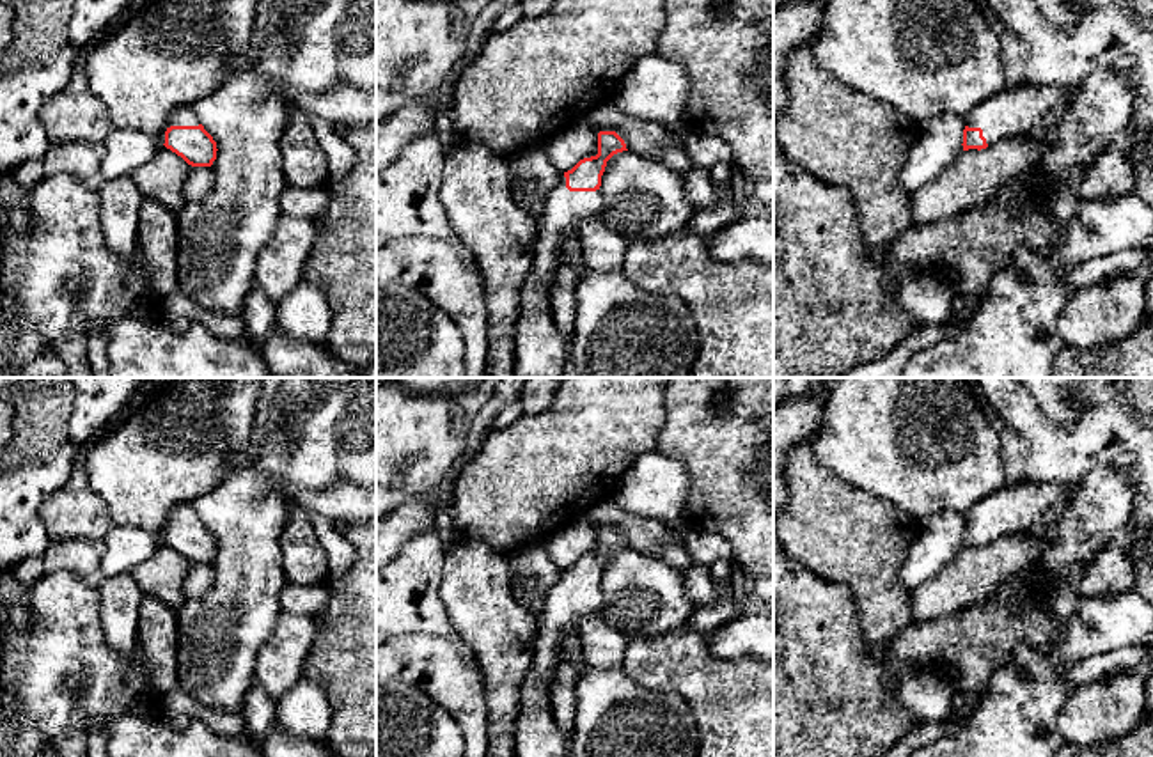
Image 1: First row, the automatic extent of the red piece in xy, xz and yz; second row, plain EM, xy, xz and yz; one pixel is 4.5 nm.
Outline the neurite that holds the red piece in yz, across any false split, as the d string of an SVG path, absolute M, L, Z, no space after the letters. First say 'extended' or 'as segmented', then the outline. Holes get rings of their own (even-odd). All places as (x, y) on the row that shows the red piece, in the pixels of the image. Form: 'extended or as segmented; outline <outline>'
extended; outline M1027 83L1006 87L997 96L983 101L965 119L963 151L986 149L999 140L1034 135L1036 128L1059 105L1073 105L1068 89Z

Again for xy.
extended; outline M179 106L169 113L160 145L176 152L192 167L211 167L218 151L216 142L190 106Z

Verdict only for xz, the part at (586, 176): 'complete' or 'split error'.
split error

